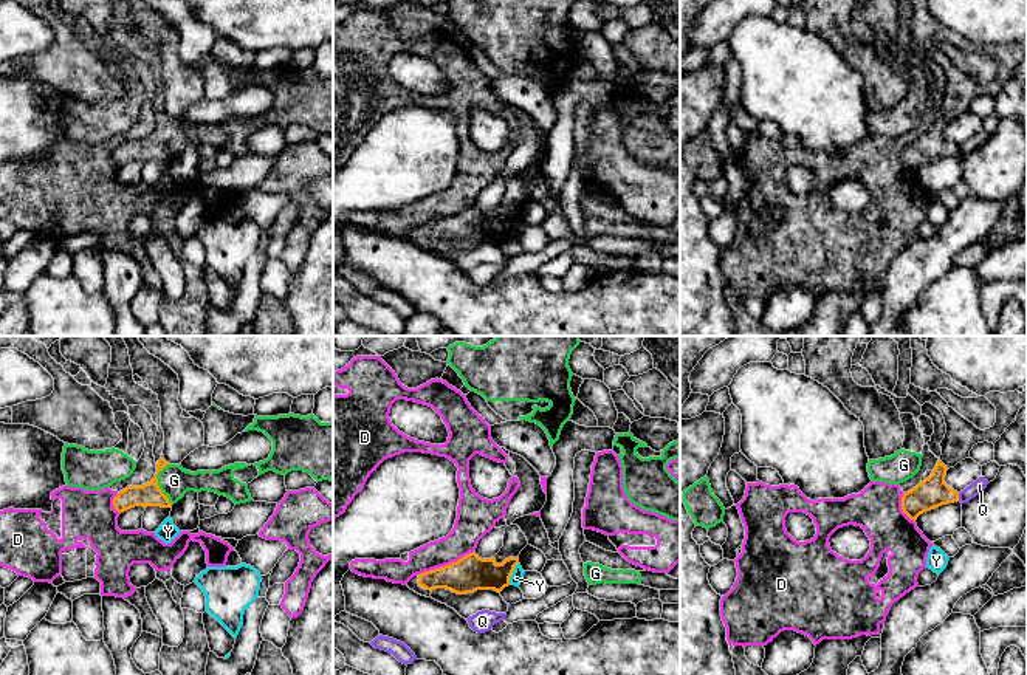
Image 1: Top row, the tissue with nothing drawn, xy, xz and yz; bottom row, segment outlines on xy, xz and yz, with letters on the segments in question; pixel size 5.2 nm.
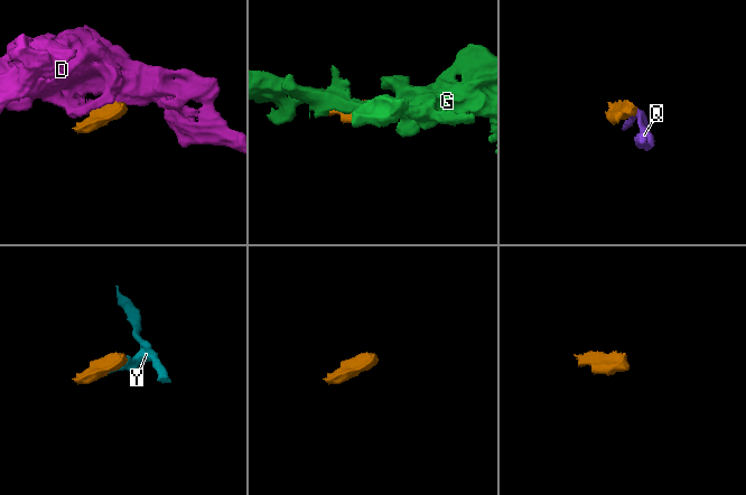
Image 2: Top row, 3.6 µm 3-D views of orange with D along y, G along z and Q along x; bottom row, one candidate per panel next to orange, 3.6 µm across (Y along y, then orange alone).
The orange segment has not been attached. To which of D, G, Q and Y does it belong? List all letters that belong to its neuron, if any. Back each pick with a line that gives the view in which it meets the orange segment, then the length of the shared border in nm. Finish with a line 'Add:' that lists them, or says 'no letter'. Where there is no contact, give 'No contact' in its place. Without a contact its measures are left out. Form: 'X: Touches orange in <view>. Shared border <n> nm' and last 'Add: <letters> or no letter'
G: Touches orange in xy. Shared border 220 nm
Add: G

